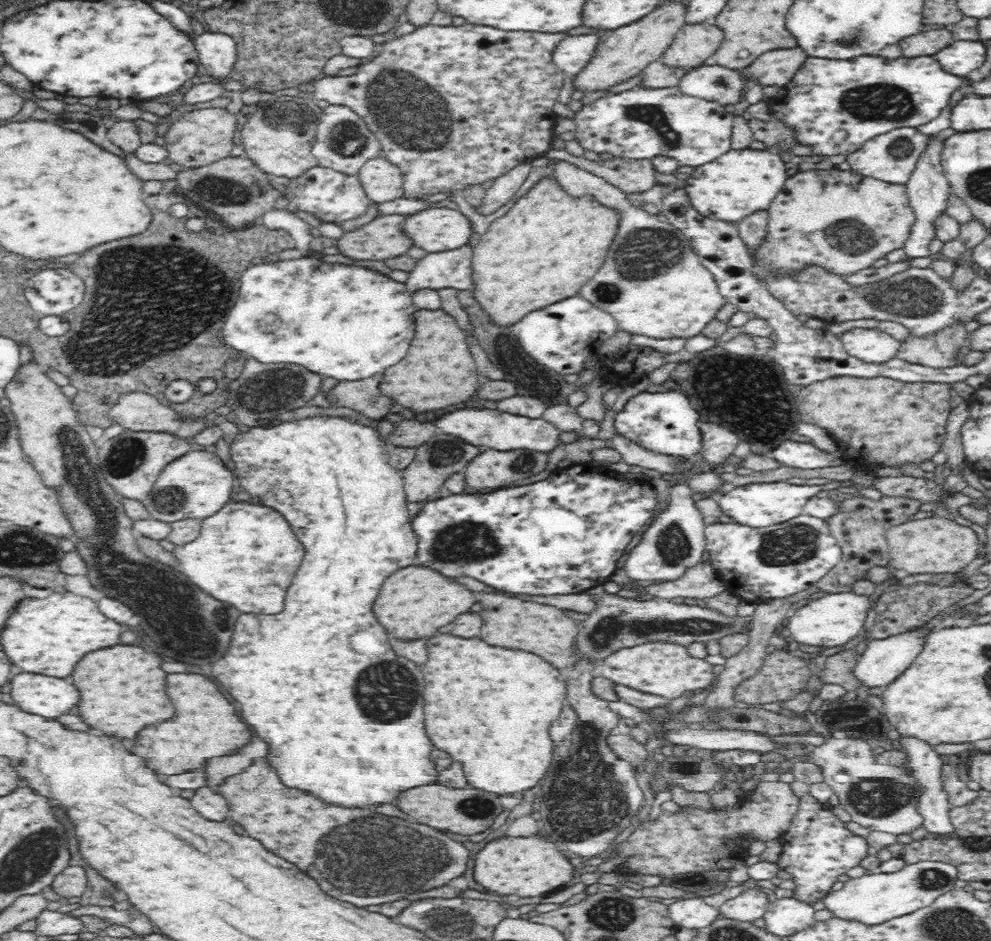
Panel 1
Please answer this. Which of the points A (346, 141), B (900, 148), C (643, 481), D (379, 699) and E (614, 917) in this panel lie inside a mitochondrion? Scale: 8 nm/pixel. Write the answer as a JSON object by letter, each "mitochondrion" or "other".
{"A":"mitochondrion","B":"mitochondrion","C":"other","D":"mitochondrion","E":"mitochondrion"}

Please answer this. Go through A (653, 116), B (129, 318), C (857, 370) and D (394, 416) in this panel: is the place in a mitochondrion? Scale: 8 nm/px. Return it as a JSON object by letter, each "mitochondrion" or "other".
{"A":"mitochondrion","B":"mitochondrion","C":"other","D":"other"}

